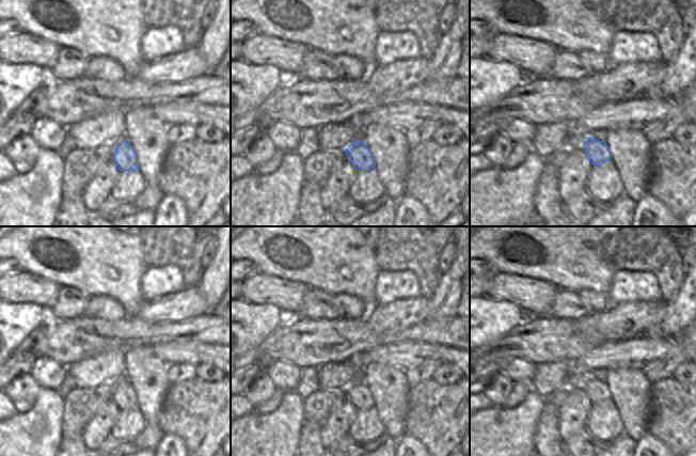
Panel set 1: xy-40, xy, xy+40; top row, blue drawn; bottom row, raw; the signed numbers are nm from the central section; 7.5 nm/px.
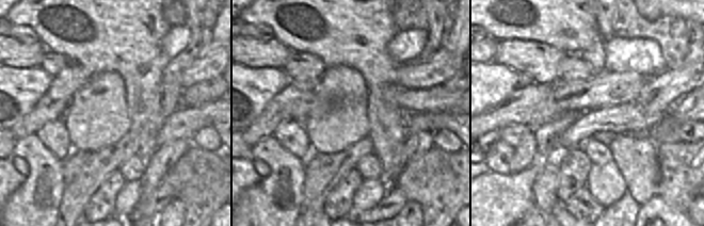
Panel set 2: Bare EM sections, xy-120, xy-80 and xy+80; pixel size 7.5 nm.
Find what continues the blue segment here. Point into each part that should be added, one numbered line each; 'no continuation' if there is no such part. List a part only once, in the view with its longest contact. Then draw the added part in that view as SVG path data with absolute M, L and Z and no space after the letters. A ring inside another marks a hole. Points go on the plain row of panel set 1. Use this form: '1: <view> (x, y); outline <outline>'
no continuation

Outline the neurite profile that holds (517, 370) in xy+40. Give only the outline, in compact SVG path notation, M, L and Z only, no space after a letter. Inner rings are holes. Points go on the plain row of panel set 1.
M511 359L504 363L502 371L513 382L534 380L536 364L524 359Z

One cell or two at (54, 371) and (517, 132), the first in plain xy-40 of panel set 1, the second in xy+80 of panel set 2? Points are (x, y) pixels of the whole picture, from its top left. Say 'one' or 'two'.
one

